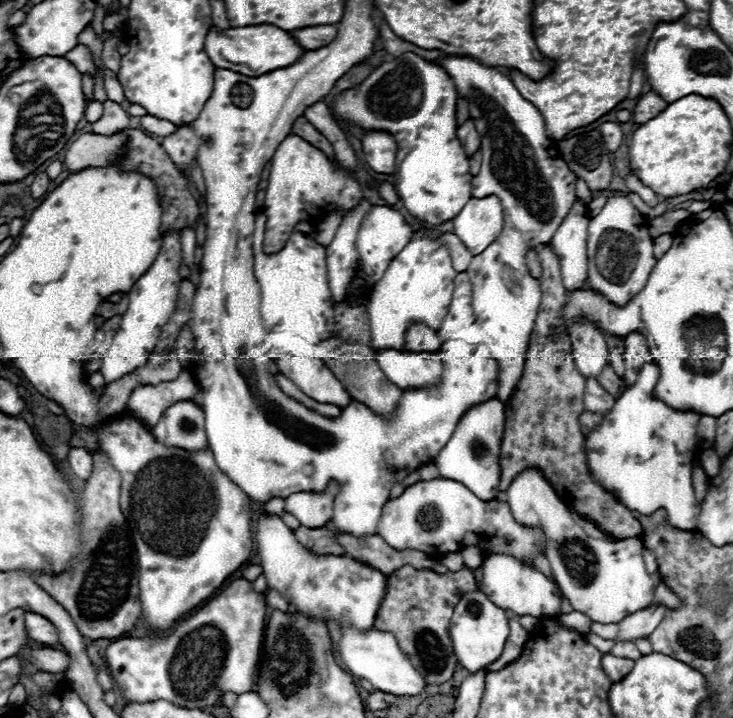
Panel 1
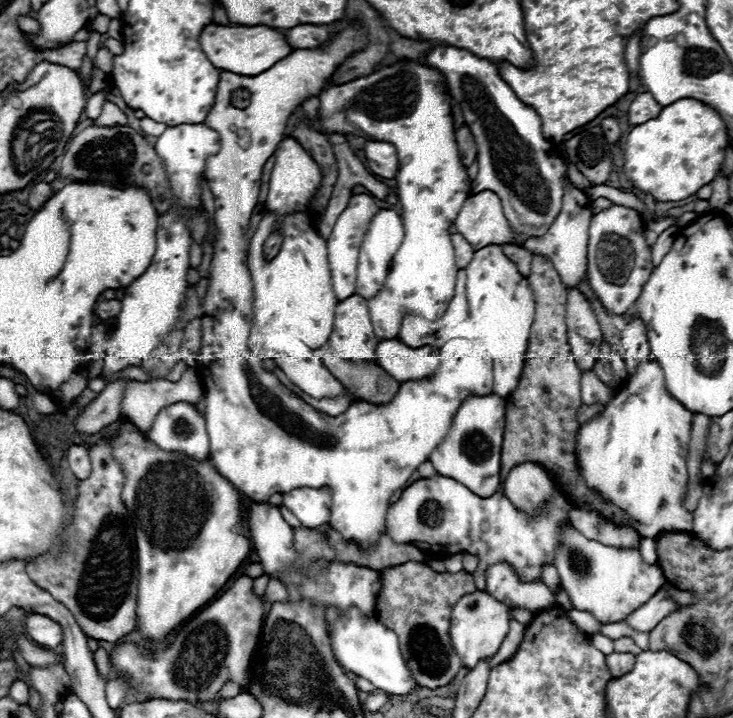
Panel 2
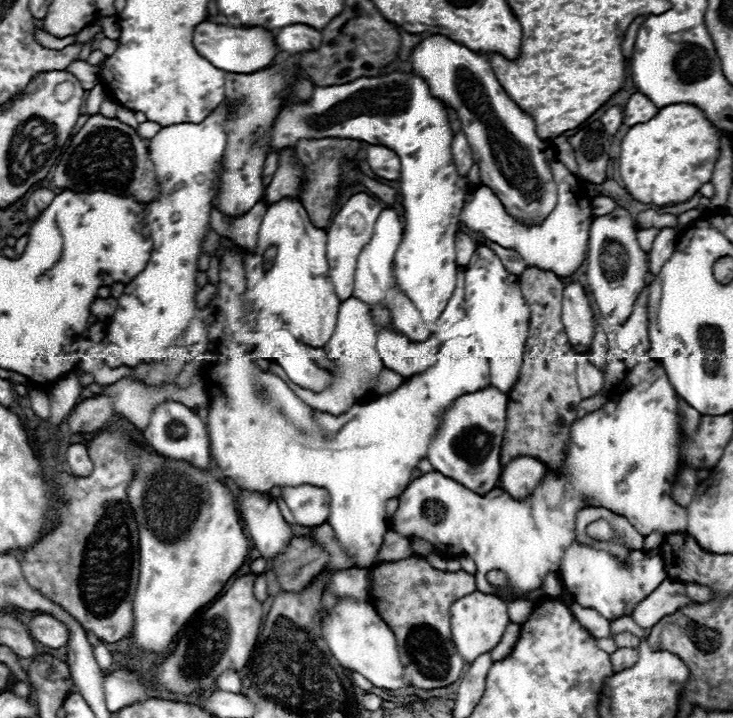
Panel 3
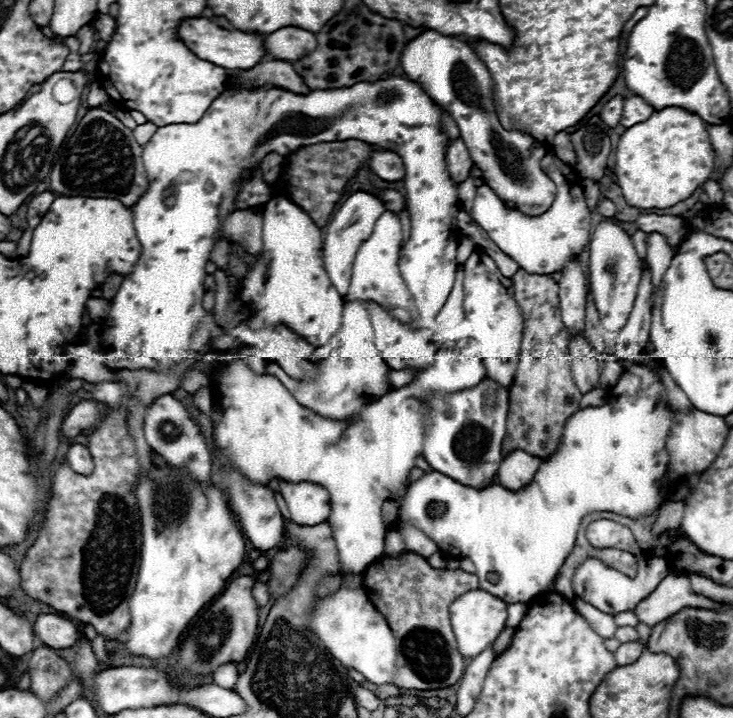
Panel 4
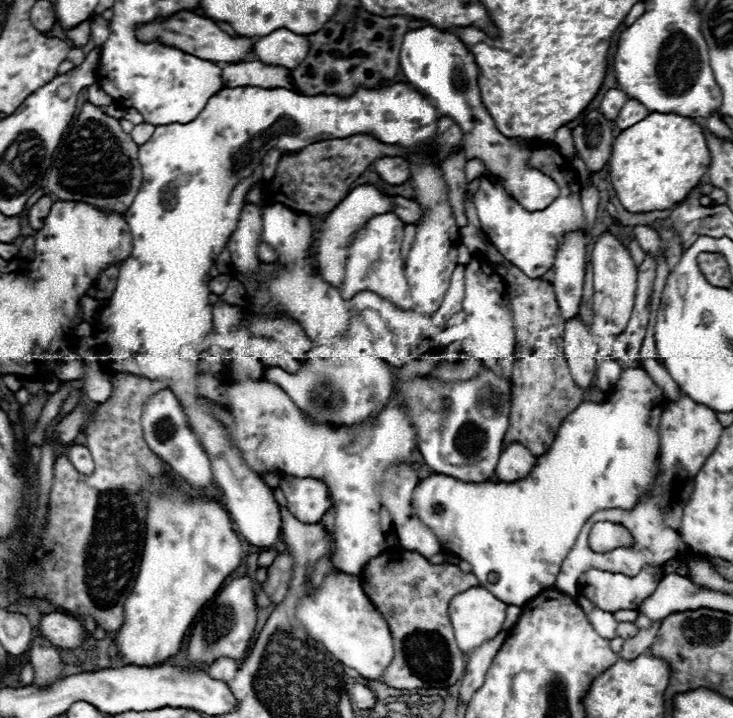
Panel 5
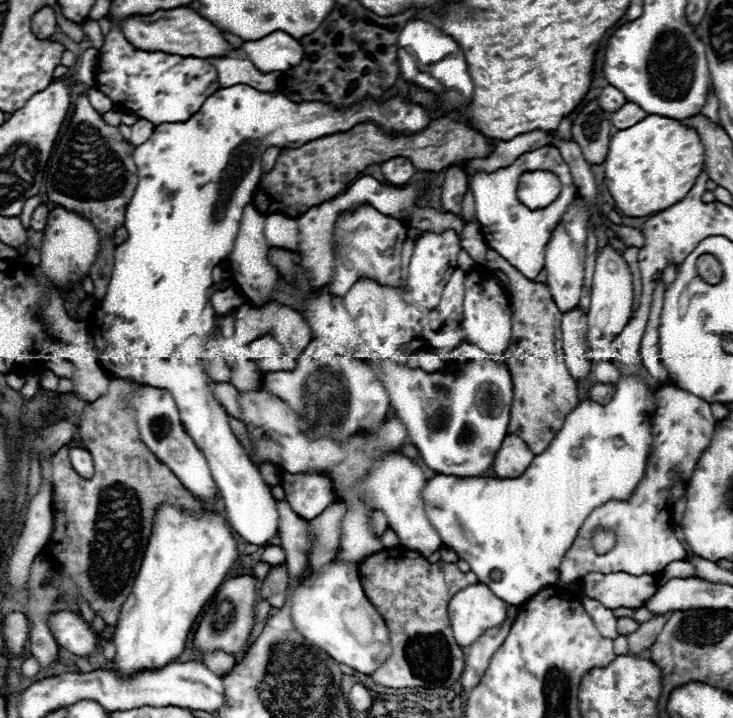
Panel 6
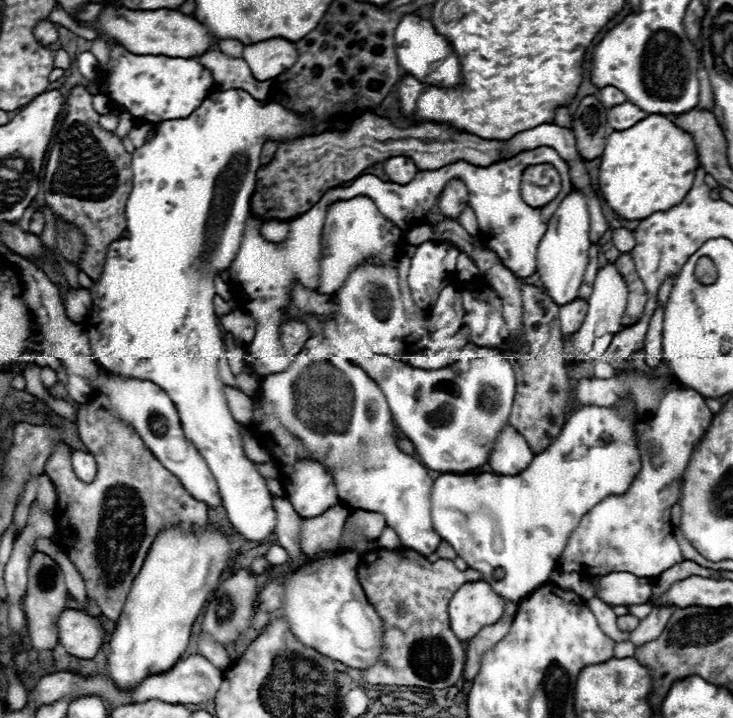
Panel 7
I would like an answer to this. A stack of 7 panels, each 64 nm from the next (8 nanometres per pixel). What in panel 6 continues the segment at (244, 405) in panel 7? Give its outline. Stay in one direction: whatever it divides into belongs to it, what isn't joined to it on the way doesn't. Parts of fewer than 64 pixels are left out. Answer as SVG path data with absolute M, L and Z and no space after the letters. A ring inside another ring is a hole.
M216 384L214 386L214 392L218 396L218 400L222 402L222 406L226 408L226 412L234 418L242 418L242 412L240 412L240 406L238 406L238 390L232 386L232 384Z

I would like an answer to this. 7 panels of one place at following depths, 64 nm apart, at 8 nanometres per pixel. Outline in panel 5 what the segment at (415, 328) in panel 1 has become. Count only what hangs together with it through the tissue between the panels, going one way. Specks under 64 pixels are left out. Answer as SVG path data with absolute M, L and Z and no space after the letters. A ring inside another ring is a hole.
M392 212L372 216L366 222L366 226L360 232L356 232L346 258L344 282L338 288L344 300L352 298L358 290L374 290L402 308L414 308L414 302L410 298L410 288L404 278L404 262L400 258L402 238L404 238L404 222Z

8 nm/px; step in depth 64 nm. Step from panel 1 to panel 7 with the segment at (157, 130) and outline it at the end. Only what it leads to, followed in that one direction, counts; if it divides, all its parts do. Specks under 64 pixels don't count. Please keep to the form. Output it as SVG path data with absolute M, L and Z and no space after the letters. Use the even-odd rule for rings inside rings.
M140 124L140 126L134 126L134 128L130 130L128 138L132 140L134 148L140 148L140 146L144 144L144 138L146 138L146 134L148 134L148 124Z

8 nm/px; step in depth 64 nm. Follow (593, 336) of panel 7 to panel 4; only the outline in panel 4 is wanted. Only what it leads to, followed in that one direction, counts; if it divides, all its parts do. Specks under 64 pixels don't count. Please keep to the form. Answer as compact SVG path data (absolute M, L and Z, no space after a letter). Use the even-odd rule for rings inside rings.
M602 222L596 226L590 242L590 258L588 258L588 278L592 296L596 302L596 310L600 316L600 326L608 332L618 332L626 326L626 320L632 312L640 274L644 262L638 258L632 238L618 226L618 222Z

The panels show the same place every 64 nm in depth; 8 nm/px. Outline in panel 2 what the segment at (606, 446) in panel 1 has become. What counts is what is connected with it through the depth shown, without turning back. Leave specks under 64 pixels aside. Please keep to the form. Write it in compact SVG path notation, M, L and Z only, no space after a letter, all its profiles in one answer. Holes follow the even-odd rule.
M646 362L646 364L640 364L636 368L634 376L624 382L624 388L614 394L614 398L608 402L608 406L598 416L594 416L592 420L588 420L586 424L580 424L580 428L578 428L578 434L576 434L576 462L578 462L578 470L580 470L582 480L586 482L588 488L596 490L604 500L608 500L610 504L614 504L620 510L624 510L632 518L634 528L638 530L640 536L650 538L650 536L656 536L660 532L672 532L672 530L690 532L692 530L692 512L688 512L682 506L682 496L686 492L686 480L688 480L688 474L686 474L686 456L688 456L688 442L690 442L690 422L692 422L692 412L686 410L676 398L672 398L668 394L666 386L664 386L664 372L662 372L662 368L656 362Z

